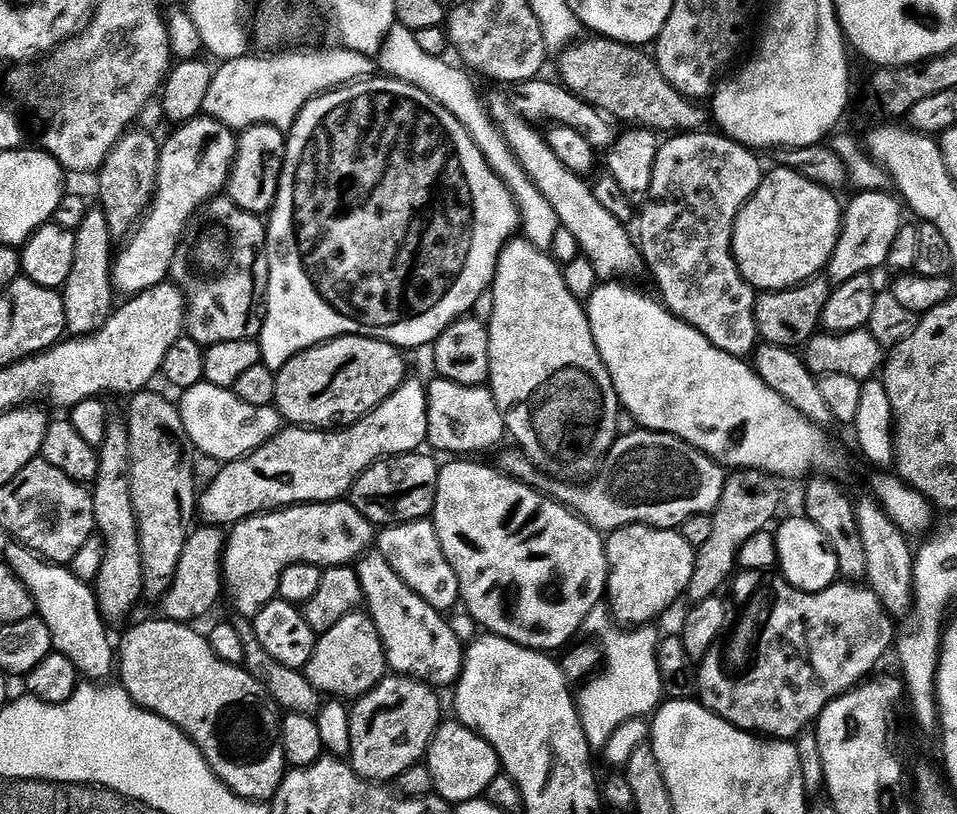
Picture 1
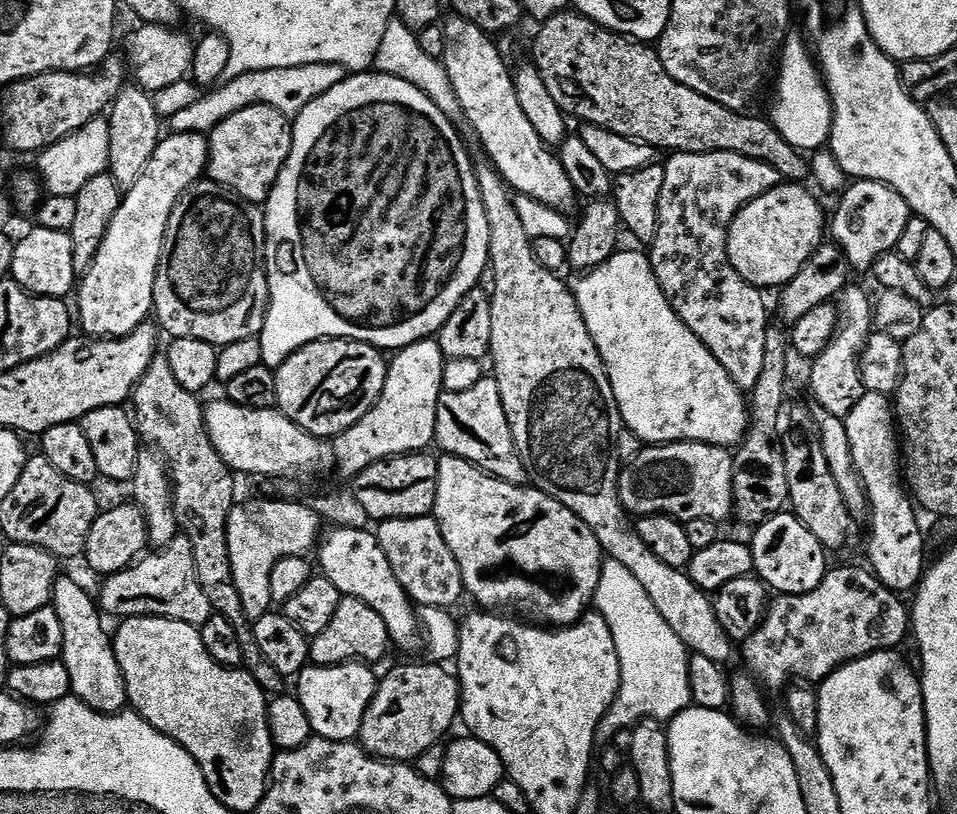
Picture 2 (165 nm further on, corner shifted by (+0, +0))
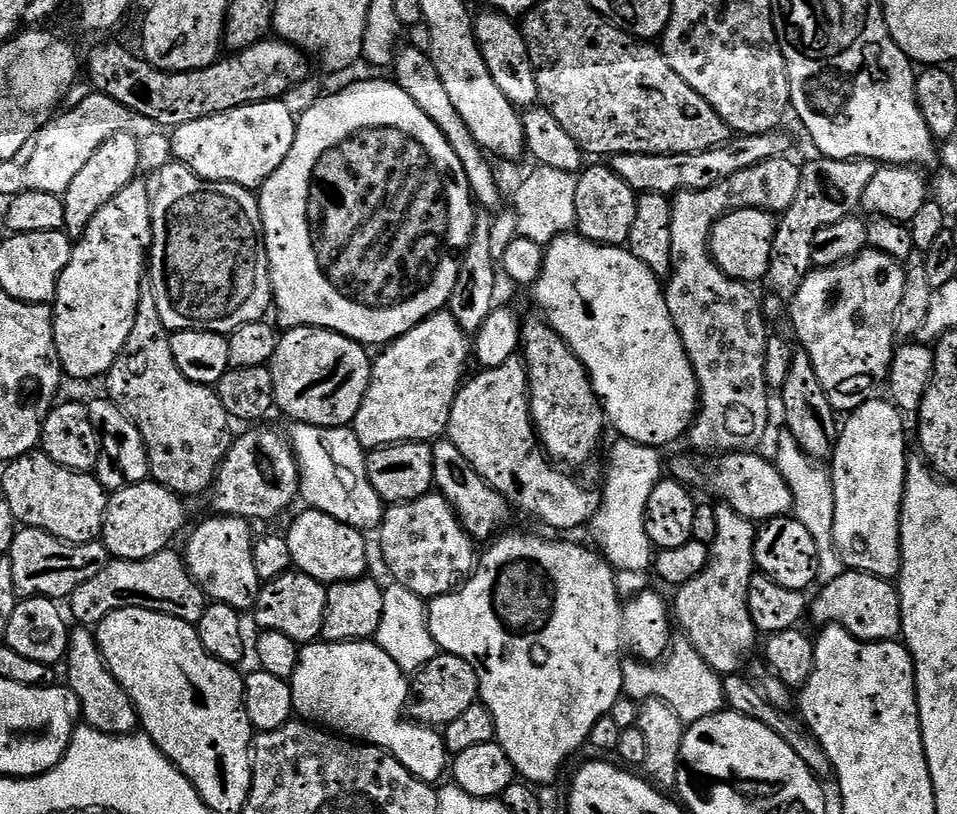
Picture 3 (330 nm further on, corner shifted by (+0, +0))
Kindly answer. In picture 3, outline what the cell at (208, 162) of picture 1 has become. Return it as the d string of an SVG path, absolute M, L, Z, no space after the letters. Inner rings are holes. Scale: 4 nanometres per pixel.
M137 178L130 182L130 186L126 186L126 190L122 190L122 194L118 194L114 198L110 198L110 202L106 202L106 206L102 206L102 210L98 210L98 214L94 214L94 218L90 221L90 226L86 226L86 230L75 241L72 257L66 266L66 270L62 270L62 278L58 278L58 290L56 291L56 299L51 305L52 321L54 322L54 342L58 346L58 358L60 366L65 377L73 376L76 380L92 380L95 376L100 378L107 377L108 372L114 366L114 362L120 356L120 351L126 346L126 338L130 338L130 330L136 321L136 307L140 301L140 293L142 285L146 280L146 265L150 260L150 249L152 246L152 206L150 203L150 188L142 182L143 179Z

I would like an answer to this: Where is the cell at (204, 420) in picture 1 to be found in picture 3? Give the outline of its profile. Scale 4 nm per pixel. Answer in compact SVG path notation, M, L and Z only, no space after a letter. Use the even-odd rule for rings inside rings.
M293 423L290 443L296 454L296 465L300 468L300 496L308 508L316 508L322 514L330 514L330 518L338 518L338 522L346 522L346 526L354 526L361 530L379 529L384 521L386 505L380 495L370 486L366 450L358 442L355 431L347 428L319 428L313 424Z

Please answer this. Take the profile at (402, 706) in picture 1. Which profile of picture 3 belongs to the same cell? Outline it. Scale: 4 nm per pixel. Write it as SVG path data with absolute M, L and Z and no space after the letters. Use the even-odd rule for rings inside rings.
M440 652L421 672L411 677L411 695L407 702L407 715L418 724L433 729L443 729L454 718L458 718L472 704L477 703L480 694L478 674L466 658L458 658L449 652Z

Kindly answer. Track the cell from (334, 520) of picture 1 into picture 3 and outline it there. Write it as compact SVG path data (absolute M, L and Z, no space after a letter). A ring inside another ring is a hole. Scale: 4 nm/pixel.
M213 515L213 520L204 520L192 532L188 545L182 548L184 562L188 566L188 572L194 578L194 582L204 592L209 601L217 604L225 604L235 608L241 614L251 613L256 606L256 599L260 593L262 582L254 570L254 535L250 529L249 521L240 516Z

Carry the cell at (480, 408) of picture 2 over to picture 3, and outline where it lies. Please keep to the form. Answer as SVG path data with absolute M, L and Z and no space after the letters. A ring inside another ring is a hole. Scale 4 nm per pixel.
M513 358L506 361L497 368L486 368L477 371L477 376L457 392L450 418L448 419L447 439L452 441L454 446L474 466L474 470L486 481L498 494L502 494L513 509L521 508L529 512L536 520L549 524L552 528L561 528L568 532L571 528L582 529L589 523L589 520L598 512L601 504L601 493L591 492L580 484L575 484L568 476L559 472L561 469L554 466L543 448L532 426L532 410L528 398L528 369L524 366L523 359Z

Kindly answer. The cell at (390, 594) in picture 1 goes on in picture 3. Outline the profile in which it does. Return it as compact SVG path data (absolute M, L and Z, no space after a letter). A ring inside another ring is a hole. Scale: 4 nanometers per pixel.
M308 508L289 526L286 539L290 546L290 558L295 571L305 572L320 584L331 586L347 580L358 580L365 575L368 568L368 544L364 541L365 533L354 526L346 526L346 522L338 522L338 518L330 518L330 514L322 514L316 508Z

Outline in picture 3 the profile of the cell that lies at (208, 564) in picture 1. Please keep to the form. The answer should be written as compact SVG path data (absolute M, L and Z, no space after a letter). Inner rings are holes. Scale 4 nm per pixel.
M165 550L145 560L113 559L90 582L82 582L70 597L71 619L80 626L95 626L119 608L145 608L170 614L187 624L199 624L206 607L204 592L188 572L179 551Z

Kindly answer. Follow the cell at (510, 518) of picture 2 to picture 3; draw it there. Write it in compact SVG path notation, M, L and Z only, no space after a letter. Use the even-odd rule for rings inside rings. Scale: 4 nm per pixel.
M437 439L432 444L432 457L434 458L435 487L439 495L445 496L450 502L450 506L456 512L457 520L468 531L473 541L491 541L503 529L500 527L508 520L508 512L510 513L508 501L476 473L474 466L470 466L470 462L462 458L458 446L454 446L451 440Z

